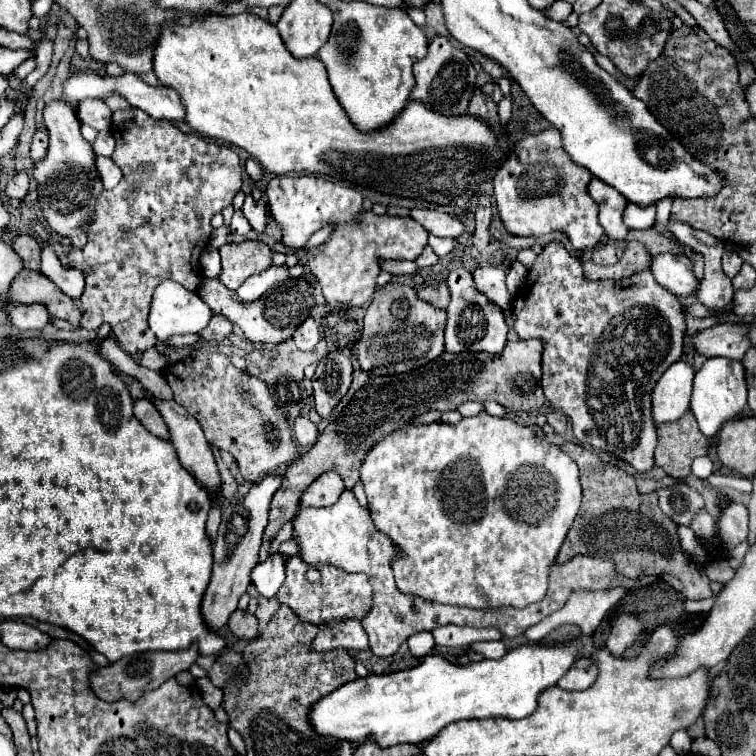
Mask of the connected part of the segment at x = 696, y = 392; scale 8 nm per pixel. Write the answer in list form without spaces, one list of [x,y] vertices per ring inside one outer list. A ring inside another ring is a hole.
[[[708,358],[704,366],[696,372],[690,406],[690,410],[698,420],[700,432],[704,432],[704,436],[716,436],[724,422],[740,416],[744,406],[746,406],[746,380],[742,364],[730,358]]]

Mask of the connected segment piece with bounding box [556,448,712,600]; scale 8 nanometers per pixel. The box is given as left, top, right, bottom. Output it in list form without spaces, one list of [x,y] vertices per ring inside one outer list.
[[[578,450],[580,452],[572,452],[572,458],[580,468],[582,506],[558,552],[556,562],[566,562],[576,554],[590,554],[612,560],[616,570],[628,578],[640,578],[642,574],[660,576],[686,600],[710,598],[712,590],[706,572],[696,564],[690,564],[680,546],[678,526],[658,508],[656,492],[638,492],[632,476],[612,468],[594,450]]]

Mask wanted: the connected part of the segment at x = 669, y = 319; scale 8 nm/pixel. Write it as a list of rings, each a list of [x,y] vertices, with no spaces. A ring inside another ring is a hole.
[[[550,242],[548,246],[542,248],[542,252],[538,254],[534,266],[528,272],[528,278],[520,290],[520,294],[514,298],[512,310],[516,314],[516,322],[514,322],[514,330],[522,340],[530,340],[530,338],[540,338],[544,340],[544,354],[542,354],[542,390],[546,400],[550,402],[552,408],[560,408],[568,420],[572,422],[572,432],[576,436],[576,440],[580,444],[586,444],[590,448],[608,452],[608,454],[616,454],[618,460],[630,464],[638,474],[648,474],[648,470],[654,466],[654,448],[658,442],[656,436],[656,424],[652,420],[652,386],[654,380],[660,376],[674,364],[680,360],[682,350],[684,350],[684,336],[686,336],[686,316],[684,316],[684,308],[678,304],[678,298],[674,294],[670,294],[668,290],[664,290],[664,286],[660,286],[650,270],[642,270],[636,272],[632,276],[626,278],[626,284],[622,280],[588,280],[584,276],[584,264],[580,258],[570,256],[568,250],[564,248],[564,244],[560,242]],[[662,318],[668,324],[668,330],[662,330]]]

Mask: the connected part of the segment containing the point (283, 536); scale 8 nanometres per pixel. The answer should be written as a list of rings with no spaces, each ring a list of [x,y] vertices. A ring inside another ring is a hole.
[[[298,512],[295,514],[295,516],[284,526],[279,530],[278,534],[276,535],[276,538],[272,542],[272,546],[270,547],[270,554],[276,554],[278,553],[278,549],[280,545],[286,541],[292,538],[292,530],[293,530],[293,523],[297,516]]]

